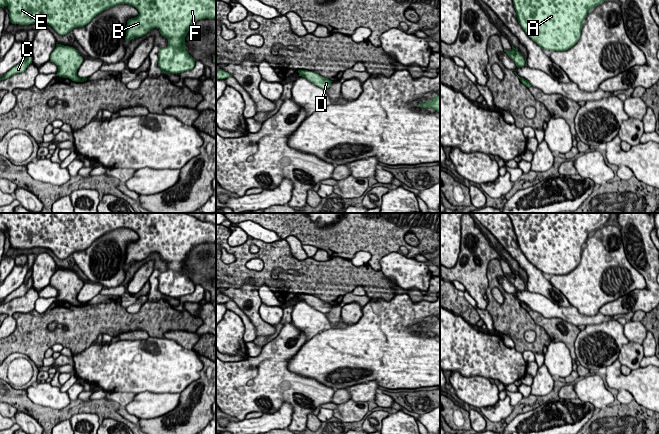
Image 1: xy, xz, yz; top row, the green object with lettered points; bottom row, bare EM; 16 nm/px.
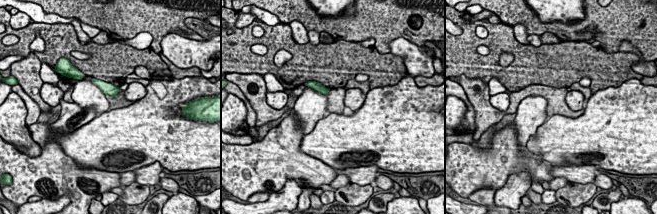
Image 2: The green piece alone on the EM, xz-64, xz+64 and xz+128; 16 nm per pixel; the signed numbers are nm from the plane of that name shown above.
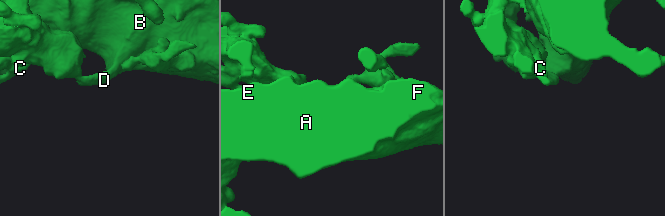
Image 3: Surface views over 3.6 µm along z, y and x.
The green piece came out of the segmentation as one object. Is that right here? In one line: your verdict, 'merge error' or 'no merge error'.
merge error

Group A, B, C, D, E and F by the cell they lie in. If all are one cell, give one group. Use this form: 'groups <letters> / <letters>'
groups A B D E F / C

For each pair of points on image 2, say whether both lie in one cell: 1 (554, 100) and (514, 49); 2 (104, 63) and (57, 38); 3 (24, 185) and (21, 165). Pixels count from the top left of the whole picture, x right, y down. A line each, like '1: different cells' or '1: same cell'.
1: different cells
2: same cell
3: same cell

